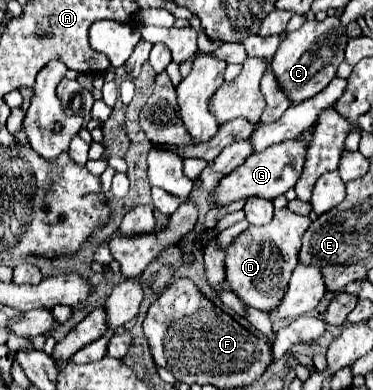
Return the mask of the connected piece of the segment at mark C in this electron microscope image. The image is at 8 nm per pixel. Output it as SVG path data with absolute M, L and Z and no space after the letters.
M330 17L322 23L308 21L298 31L292 31L284 37L276 55L272 57L272 73L276 75L278 85L290 103L302 103L328 87L330 79L336 77L338 65L344 61L346 43L346 29L338 17Z

